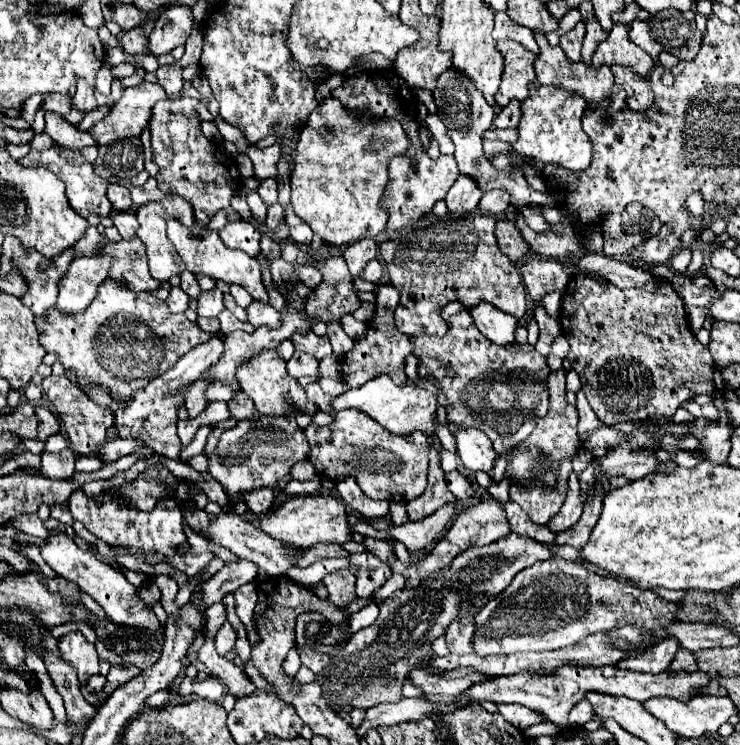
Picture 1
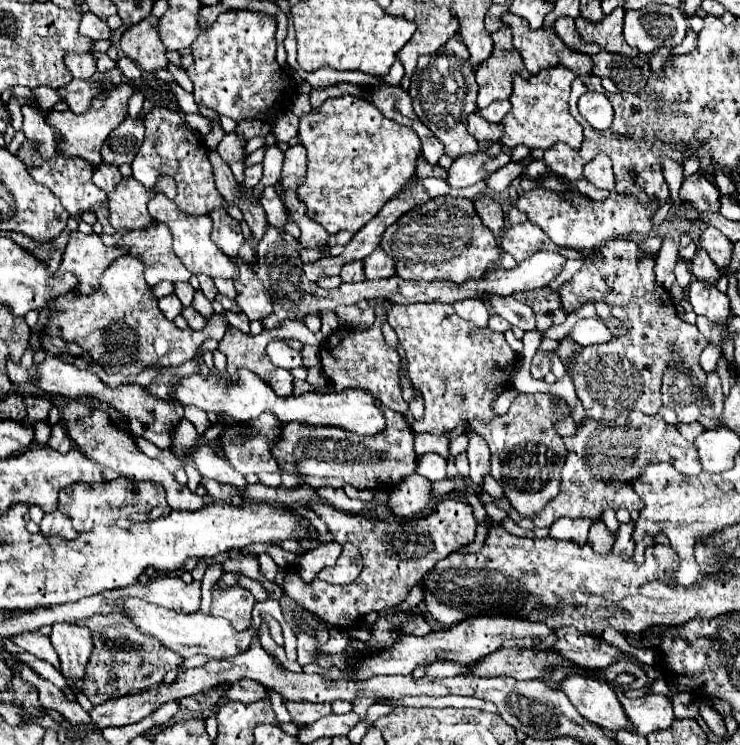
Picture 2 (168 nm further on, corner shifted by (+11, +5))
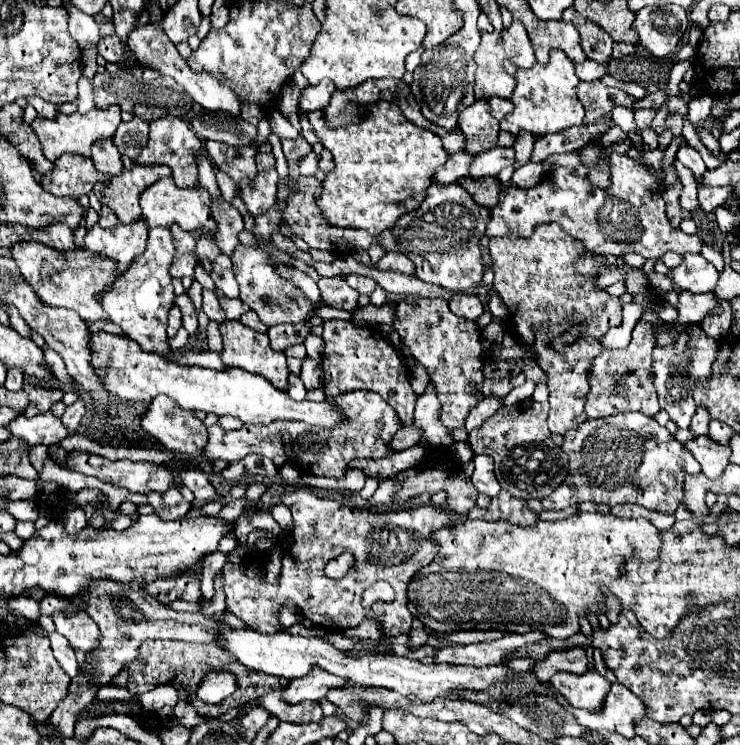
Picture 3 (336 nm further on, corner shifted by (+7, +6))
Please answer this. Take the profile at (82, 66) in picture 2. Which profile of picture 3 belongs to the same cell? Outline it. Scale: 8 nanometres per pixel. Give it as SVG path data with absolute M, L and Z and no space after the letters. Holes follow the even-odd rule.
M64 2L70 14L70 26L68 32L72 40L80 46L80 50L86 50L88 46L94 46L100 40L100 26L94 22L92 16L76 10L70 2Z

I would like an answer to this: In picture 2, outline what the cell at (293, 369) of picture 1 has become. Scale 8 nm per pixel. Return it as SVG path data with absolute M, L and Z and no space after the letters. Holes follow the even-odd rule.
M272 341L266 347L268 357L272 359L272 363L276 367L282 369L294 369L294 367L302 367L302 357L298 351L294 351L286 341Z

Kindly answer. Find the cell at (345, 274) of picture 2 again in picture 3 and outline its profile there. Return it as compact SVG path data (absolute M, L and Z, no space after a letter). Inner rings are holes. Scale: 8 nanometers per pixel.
M348 274L348 276L346 276L346 282L348 282L354 290L358 290L360 294L366 294L366 296L370 296L370 294L374 292L374 288L376 288L376 282L374 282L372 278L360 276L360 274Z

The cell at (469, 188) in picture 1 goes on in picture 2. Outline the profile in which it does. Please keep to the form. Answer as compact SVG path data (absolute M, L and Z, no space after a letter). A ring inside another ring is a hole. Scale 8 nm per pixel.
M478 151L472 155L462 155L448 169L448 185L450 187L470 187L476 181L490 177L494 171L510 163L508 153L498 153L494 157Z

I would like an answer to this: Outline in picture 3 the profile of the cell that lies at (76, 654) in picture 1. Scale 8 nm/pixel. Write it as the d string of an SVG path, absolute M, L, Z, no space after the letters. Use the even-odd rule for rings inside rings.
M54 614L54 624L56 632L60 632L74 650L90 650L100 644L100 628L98 624L88 616L88 614L76 614L76 616L64 616L64 614Z

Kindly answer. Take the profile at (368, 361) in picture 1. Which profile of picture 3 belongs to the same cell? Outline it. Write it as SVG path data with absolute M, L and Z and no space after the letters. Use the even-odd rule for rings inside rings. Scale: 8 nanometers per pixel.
M326 320L322 338L326 342L324 360L322 360L324 368L322 390L326 392L328 398L336 398L340 394L366 388L386 398L386 402L392 408L396 408L396 414L400 414L400 420L404 424L412 422L416 394L408 382L408 368L402 364L396 350L380 336L376 328L354 326L348 320Z

